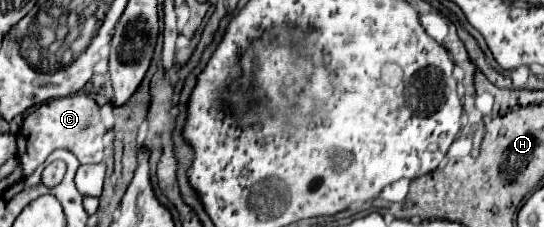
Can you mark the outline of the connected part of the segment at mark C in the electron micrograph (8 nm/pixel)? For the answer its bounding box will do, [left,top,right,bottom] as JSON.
[17,94,107,176]

